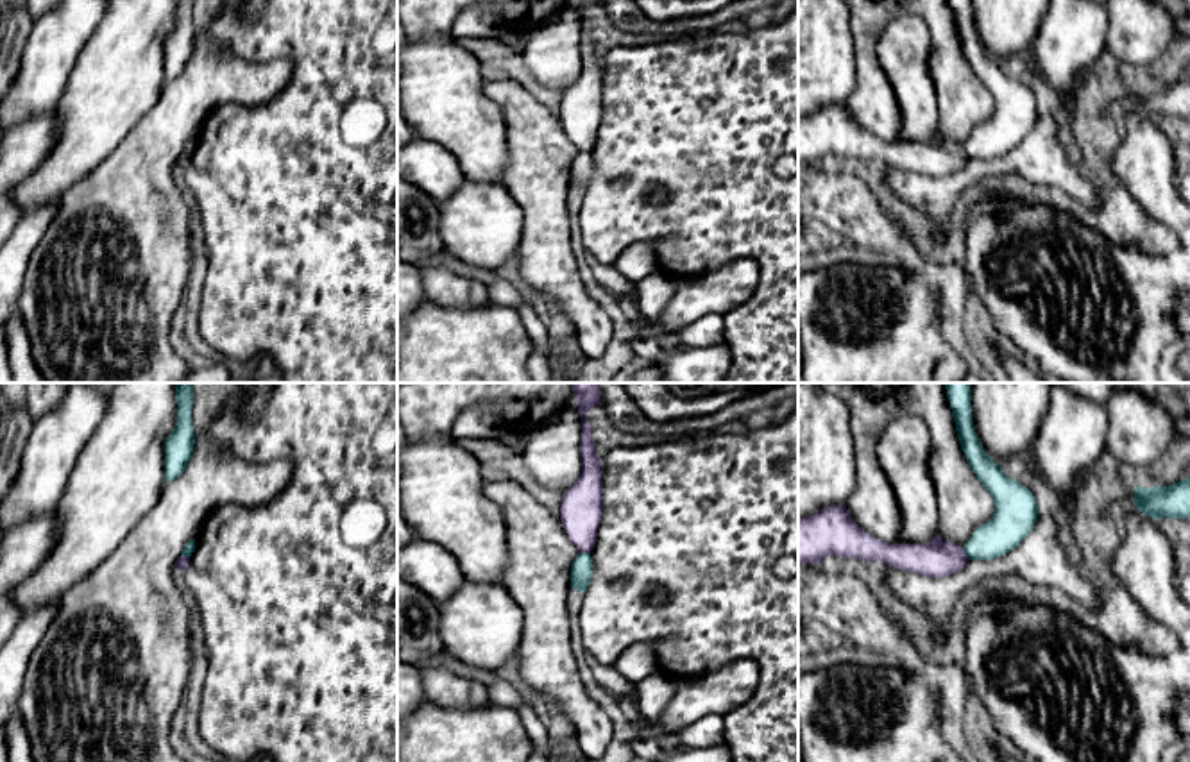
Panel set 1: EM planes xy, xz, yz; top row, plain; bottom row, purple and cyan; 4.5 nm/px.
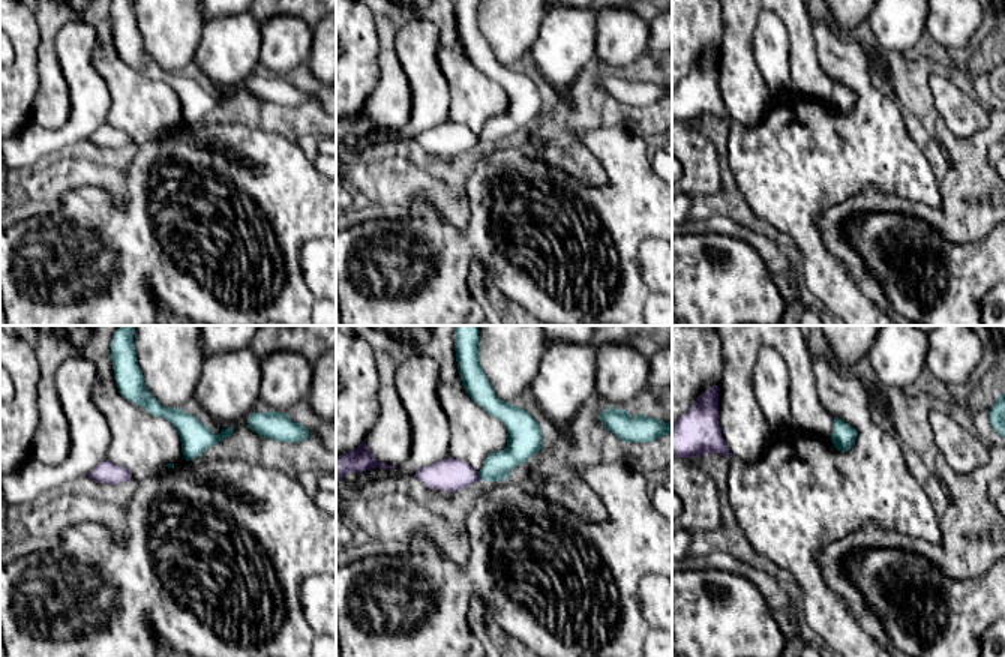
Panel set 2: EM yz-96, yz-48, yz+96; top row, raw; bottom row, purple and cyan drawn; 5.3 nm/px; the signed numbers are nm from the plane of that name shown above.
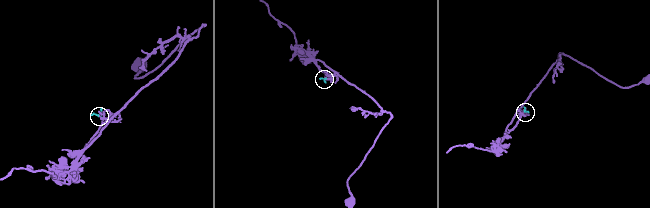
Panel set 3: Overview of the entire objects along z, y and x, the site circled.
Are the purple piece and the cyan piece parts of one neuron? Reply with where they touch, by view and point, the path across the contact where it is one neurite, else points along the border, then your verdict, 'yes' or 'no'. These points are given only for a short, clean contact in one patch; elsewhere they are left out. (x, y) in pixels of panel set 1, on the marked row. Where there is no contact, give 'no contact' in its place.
meets purple in yz at (965, 553); border along yz (961, 548), (968, 558); no

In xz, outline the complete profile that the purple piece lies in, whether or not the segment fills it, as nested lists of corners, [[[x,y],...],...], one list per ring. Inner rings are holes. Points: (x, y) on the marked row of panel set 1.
[[[571,383],[571,388],[576,392],[582,419],[582,474],[560,501],[560,521],[578,551],[591,553],[601,521],[603,485],[601,458],[596,454],[591,436],[592,426],[585,422],[585,413],[599,404],[599,383]]]

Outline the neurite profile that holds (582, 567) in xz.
[[[580,553],[571,567],[571,588],[587,590],[592,578],[592,556],[591,553]]]

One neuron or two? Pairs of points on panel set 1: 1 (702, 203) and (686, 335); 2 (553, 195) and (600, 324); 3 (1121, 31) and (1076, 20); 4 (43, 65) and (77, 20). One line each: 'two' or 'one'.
1: two
2: one
3: two
4: one

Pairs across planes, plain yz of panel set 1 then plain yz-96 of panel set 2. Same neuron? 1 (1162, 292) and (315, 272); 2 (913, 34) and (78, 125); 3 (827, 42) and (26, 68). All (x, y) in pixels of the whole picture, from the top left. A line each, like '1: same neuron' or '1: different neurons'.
1: different neurons
2: same neuron
3: same neuron

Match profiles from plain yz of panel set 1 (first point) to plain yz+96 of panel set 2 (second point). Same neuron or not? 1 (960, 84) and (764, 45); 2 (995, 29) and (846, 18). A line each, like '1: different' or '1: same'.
1: different
2: same

